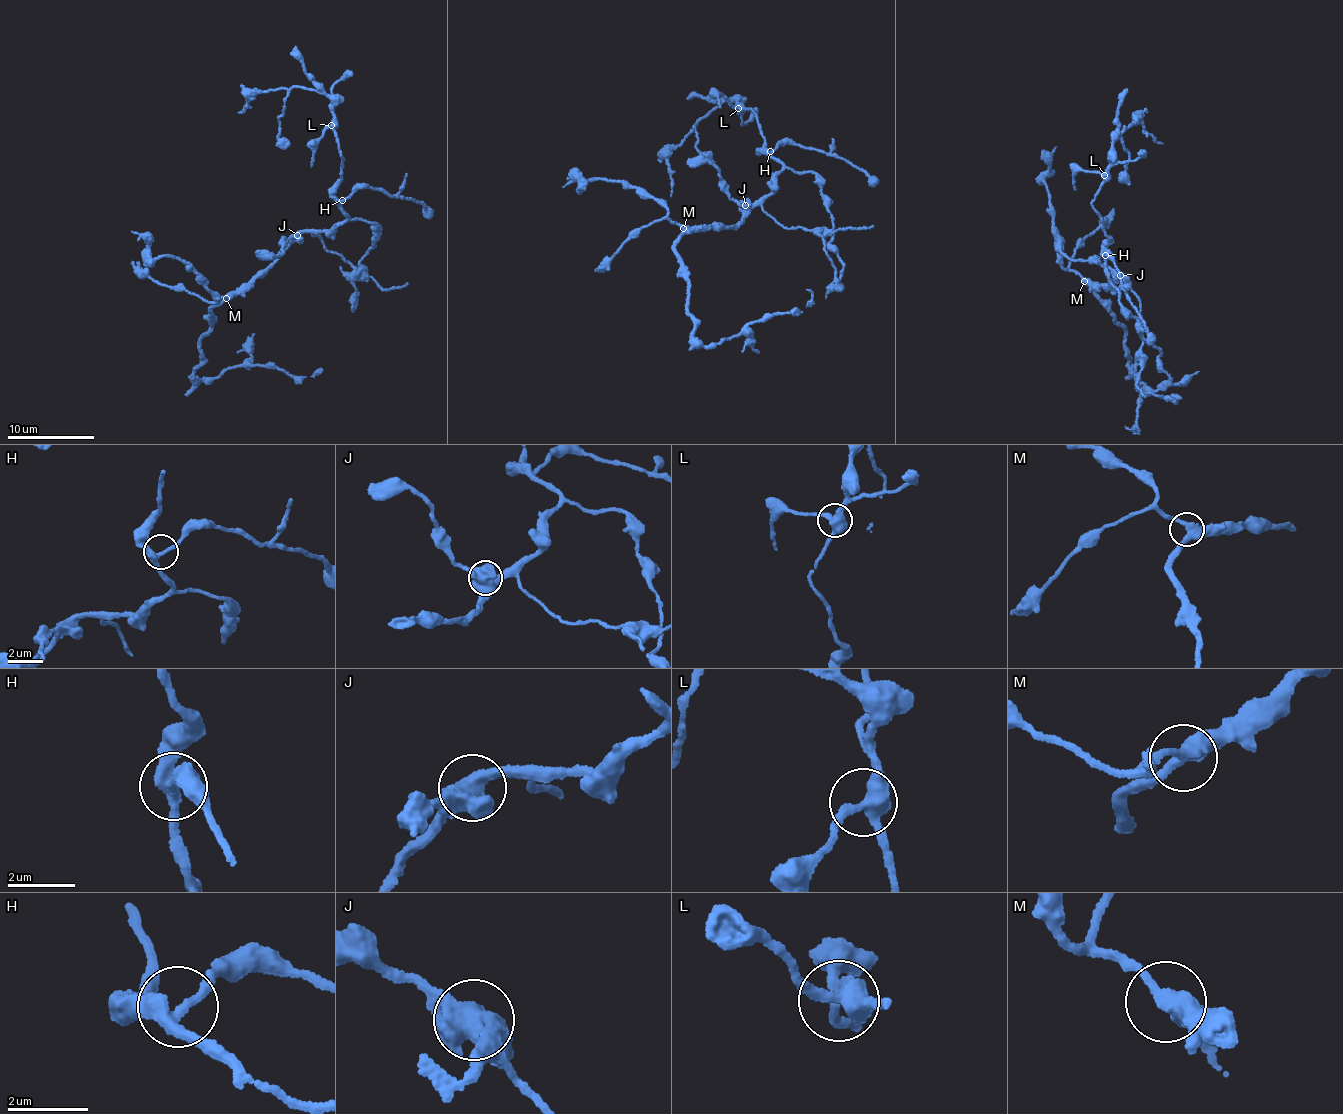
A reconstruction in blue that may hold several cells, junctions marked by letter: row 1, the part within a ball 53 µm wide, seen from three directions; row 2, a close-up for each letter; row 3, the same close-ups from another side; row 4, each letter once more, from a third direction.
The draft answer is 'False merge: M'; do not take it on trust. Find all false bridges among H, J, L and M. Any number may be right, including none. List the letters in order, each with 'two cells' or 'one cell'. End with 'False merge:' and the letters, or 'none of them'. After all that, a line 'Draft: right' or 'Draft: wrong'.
H: one cell
J: one cell
L: one cell
M: one cell
False merge: none of them
Draft: wrong

